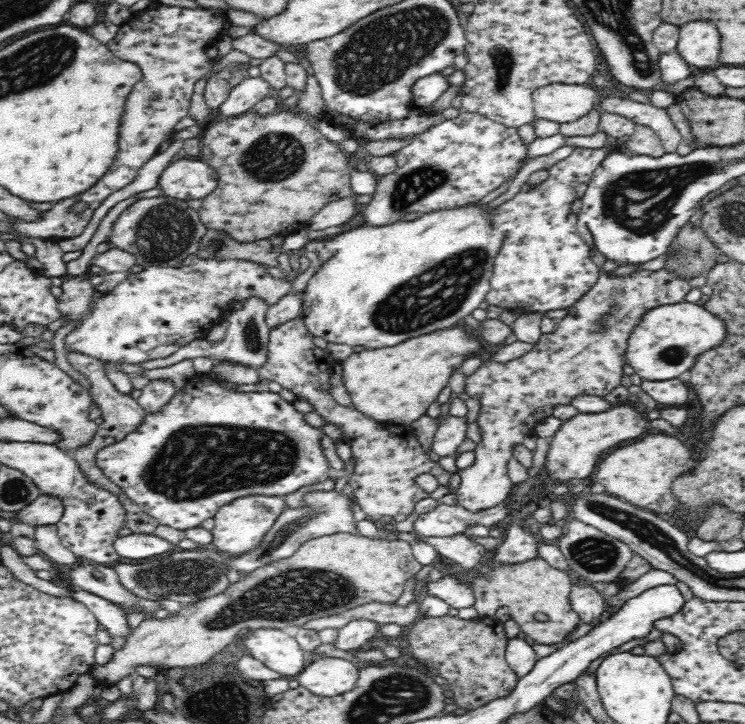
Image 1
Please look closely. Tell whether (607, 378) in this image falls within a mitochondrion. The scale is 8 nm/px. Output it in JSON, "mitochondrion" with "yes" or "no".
{"mitochondrion":"no"}

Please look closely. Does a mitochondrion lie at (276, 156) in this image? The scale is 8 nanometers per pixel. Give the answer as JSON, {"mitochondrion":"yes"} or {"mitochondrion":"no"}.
{"mitochondrion":"yes"}

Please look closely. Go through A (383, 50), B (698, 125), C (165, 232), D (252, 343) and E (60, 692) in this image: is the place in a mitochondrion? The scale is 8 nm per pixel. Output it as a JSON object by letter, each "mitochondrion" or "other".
{"A":"mitochondrion","B":"other","C":"mitochondrion","D":"mitochondrion","E":"other"}

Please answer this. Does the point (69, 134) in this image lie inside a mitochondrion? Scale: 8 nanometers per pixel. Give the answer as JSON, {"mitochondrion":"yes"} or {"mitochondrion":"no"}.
{"mitochondrion":"no"}

